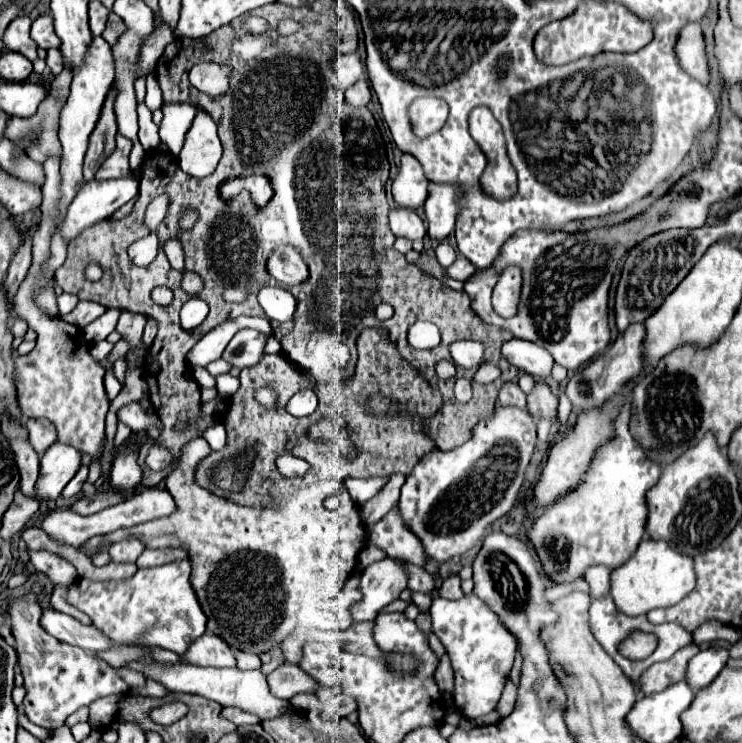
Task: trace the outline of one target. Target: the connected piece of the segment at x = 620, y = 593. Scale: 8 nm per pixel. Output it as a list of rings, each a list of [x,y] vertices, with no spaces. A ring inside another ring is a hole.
[[[641,540],[635,554],[613,570],[611,574],[611,596],[621,612],[627,616],[647,614],[659,606],[673,606],[683,600],[695,588],[695,562],[691,556],[685,556],[673,550],[665,540]]]

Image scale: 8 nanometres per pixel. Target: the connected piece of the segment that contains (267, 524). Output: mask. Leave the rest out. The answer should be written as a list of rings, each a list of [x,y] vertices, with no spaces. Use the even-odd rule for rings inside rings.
[[[203,438],[191,440],[183,448],[183,456],[179,460],[179,466],[167,476],[165,484],[167,490],[175,498],[177,512],[171,518],[165,520],[151,520],[141,526],[131,528],[119,528],[109,534],[93,536],[83,544],[83,550],[99,552],[105,544],[121,542],[125,538],[139,538],[145,548],[183,548],[189,552],[191,560],[191,584],[199,596],[201,608],[207,614],[209,622],[207,628],[211,632],[217,632],[221,638],[229,640],[231,648],[261,654],[271,652],[271,648],[287,638],[301,640],[303,648],[305,644],[315,642],[329,646],[331,650],[340,650],[339,642],[334,642],[334,634],[328,633],[328,619],[335,615],[335,605],[329,603],[342,592],[351,570],[357,564],[357,554],[365,546],[365,524],[357,516],[357,504],[349,498],[339,508],[327,508],[325,500],[333,494],[337,494],[337,488],[341,482],[329,480],[323,484],[311,484],[301,488],[295,494],[285,496],[281,502],[271,502],[269,506],[241,506],[227,498],[215,496],[213,492],[201,488],[195,482],[195,466],[211,454],[209,444]]]

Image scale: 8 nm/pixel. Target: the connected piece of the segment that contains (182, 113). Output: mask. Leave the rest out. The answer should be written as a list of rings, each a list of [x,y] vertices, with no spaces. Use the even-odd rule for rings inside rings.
[[[163,104],[163,122],[159,126],[159,136],[161,142],[169,146],[173,156],[179,156],[195,114],[197,108],[191,104]]]

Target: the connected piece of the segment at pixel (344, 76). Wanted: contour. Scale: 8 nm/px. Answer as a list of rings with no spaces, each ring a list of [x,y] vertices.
[[[357,52],[339,56],[335,60],[333,68],[335,68],[335,76],[331,78],[331,82],[335,82],[335,88],[341,92],[345,92],[345,88],[349,88],[349,84],[355,84],[363,76],[363,64],[361,64],[361,58]]]

